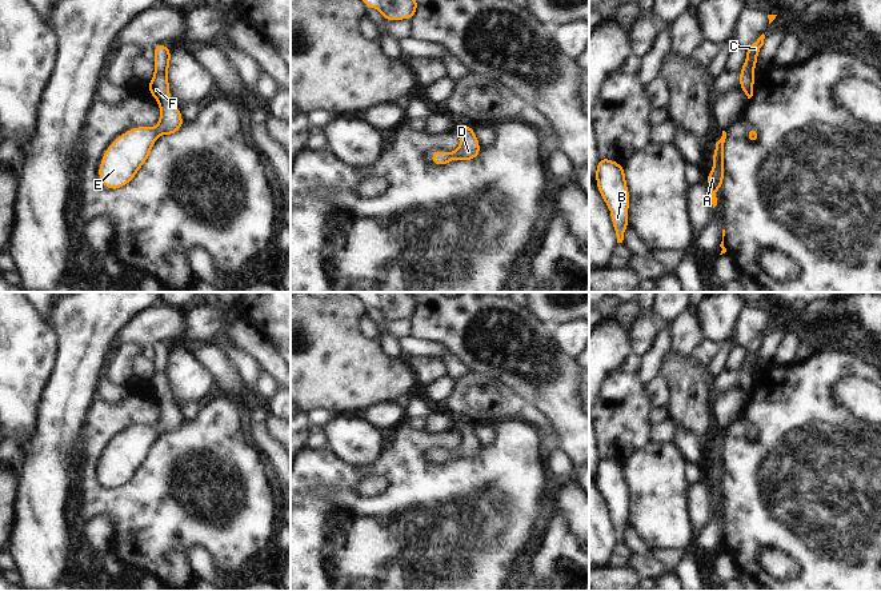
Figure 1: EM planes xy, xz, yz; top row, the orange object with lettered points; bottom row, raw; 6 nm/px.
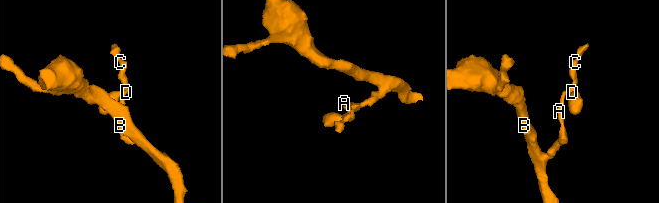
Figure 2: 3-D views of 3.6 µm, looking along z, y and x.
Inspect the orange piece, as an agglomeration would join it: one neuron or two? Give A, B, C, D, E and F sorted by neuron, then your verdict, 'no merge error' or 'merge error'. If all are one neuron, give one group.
groups A B C D E F; no merge error

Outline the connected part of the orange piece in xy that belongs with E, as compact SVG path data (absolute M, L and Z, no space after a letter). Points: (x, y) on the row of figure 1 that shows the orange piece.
M153 47L155 75L148 83L149 93L160 105L157 127L136 127L116 137L104 152L99 165L99 179L109 189L127 185L149 157L151 149L160 135L175 135L183 125L180 109L169 93L168 68L171 47Z

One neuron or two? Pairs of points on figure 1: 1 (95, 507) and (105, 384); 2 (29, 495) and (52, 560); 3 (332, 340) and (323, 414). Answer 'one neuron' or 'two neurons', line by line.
1: two neurons
2: one neuron
3: two neurons

